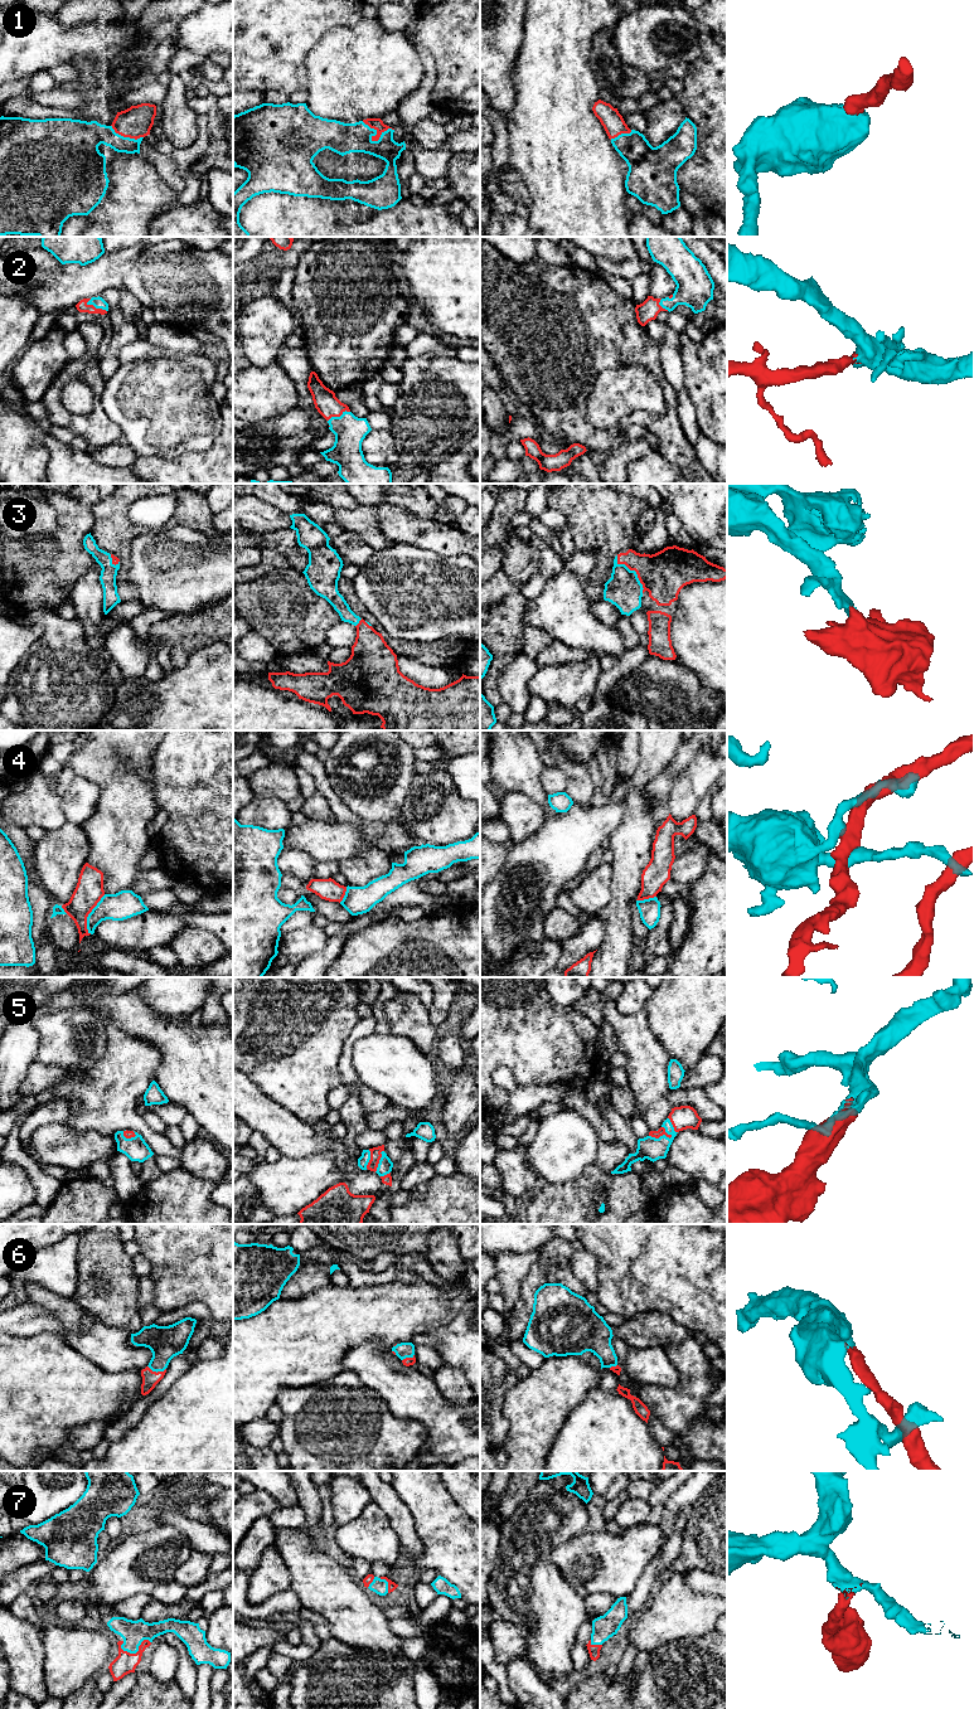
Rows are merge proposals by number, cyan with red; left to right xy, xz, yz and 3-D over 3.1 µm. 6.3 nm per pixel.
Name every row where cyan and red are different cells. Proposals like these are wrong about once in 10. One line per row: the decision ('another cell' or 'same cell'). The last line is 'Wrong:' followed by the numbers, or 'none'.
1: same cell
2: same cell
3: same cell
4: another cell
5: same cell
6: same cell
7: same cell
Wrong: 4

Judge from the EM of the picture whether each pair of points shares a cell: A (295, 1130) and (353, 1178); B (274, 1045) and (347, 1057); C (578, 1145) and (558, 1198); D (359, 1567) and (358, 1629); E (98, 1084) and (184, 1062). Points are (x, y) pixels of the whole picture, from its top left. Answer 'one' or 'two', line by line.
A: one
B: two
C: two
D: two
E: two

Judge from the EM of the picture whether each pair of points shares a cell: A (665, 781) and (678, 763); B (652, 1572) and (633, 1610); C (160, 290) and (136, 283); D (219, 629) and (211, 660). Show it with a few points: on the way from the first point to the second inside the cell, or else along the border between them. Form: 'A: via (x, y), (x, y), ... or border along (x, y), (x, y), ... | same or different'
A: via (668, 777), (676, 767) | same
B: via (648, 1581), (638, 1601) | same
C: via (154, 290), (145, 291), (143, 289) | same
D: border along (219, 641), (198, 647), (189, 656) | different

